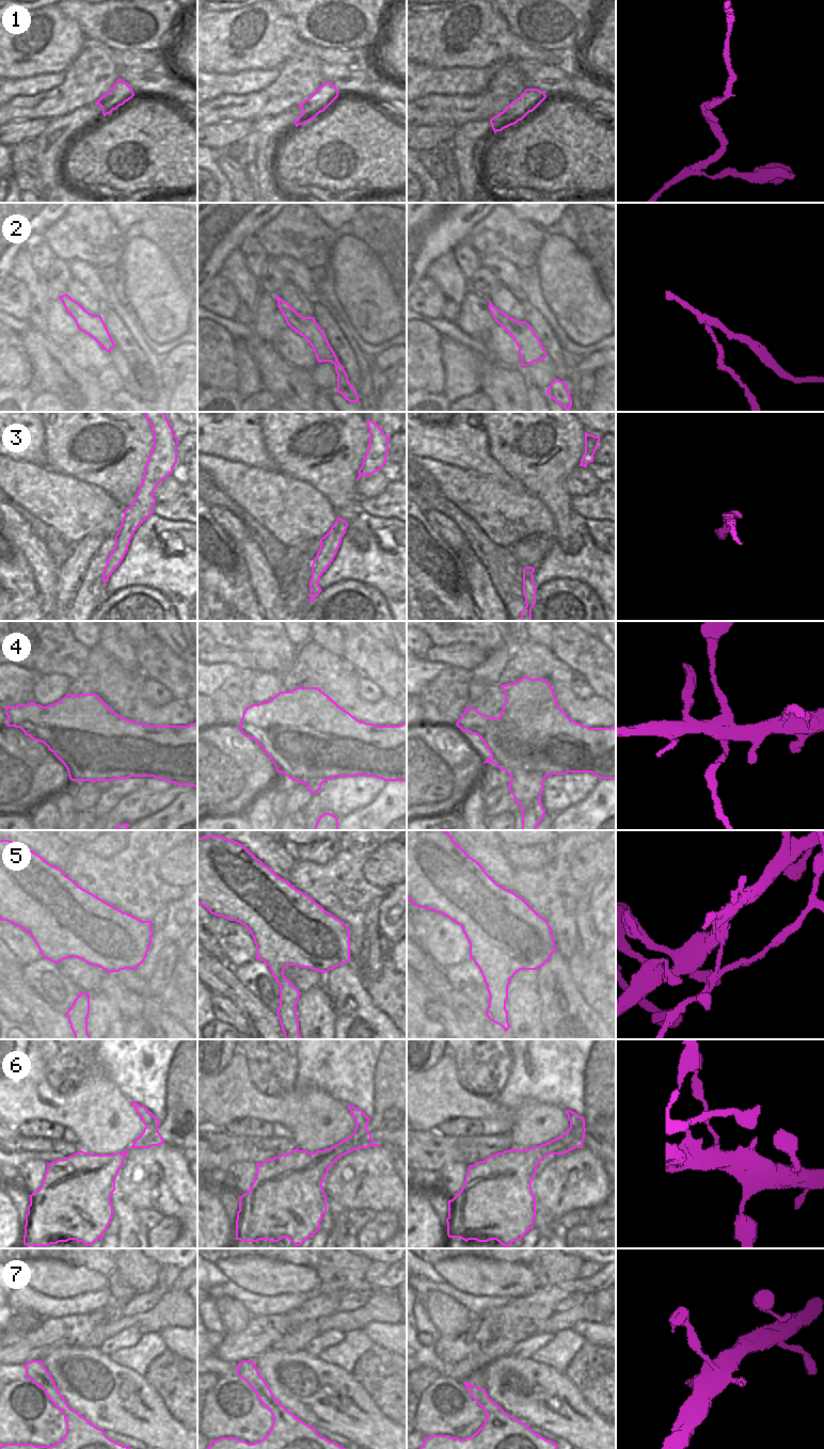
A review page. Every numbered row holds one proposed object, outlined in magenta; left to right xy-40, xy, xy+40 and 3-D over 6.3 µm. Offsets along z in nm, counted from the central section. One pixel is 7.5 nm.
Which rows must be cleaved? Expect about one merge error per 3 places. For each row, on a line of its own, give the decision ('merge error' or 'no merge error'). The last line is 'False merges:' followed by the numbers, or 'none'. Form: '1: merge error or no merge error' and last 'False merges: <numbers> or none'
1: no merge error
2: merge error
3: no merge error
4: merge error
5: merge error
6: merge error
7: no merge error
False merges: 2, 4, 5, 6

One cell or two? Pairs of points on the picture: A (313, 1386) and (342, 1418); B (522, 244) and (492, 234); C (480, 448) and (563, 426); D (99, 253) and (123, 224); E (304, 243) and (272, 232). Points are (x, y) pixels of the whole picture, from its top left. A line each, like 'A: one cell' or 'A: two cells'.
A: one cell
B: one cell
C: two cells
D: two cells
E: one cell

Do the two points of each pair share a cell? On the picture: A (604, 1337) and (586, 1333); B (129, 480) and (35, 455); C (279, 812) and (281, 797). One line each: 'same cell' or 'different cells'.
A: same cell
B: different cells
C: same cell

